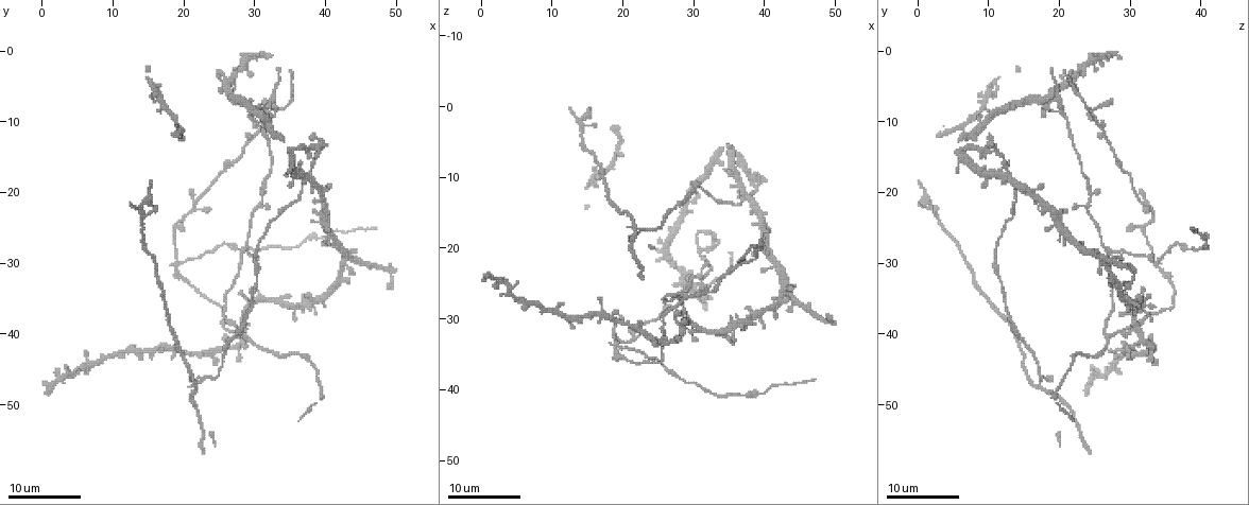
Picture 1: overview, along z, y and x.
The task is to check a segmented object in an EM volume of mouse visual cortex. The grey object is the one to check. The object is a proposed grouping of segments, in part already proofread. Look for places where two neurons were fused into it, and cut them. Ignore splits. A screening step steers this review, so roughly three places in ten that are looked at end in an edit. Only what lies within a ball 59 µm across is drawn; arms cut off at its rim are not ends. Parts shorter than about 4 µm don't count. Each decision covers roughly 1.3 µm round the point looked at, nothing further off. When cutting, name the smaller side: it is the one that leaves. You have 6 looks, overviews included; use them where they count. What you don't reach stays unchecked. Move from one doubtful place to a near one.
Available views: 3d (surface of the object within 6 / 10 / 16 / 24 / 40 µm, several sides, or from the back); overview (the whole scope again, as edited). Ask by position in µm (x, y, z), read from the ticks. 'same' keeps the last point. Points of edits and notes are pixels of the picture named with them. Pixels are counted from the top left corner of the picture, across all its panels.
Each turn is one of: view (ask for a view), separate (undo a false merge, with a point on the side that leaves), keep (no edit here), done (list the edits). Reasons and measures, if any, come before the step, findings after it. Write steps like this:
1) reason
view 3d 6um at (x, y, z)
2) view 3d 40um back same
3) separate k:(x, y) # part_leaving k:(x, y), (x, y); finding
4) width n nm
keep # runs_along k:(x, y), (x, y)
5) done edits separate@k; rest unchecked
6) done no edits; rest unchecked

thin arm on a thick one
view 3d 6um at (32.5, 7.0, 20.0)

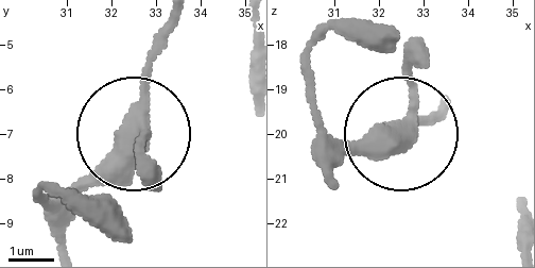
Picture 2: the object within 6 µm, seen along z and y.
keep # runs_along 2:(64, 250), (64, 215), (124, 135), (158, 36); continuous, no second neuron

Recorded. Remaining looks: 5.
small branch off a trunk
view 3d 10um at (19.5, 30.5, 34.0)

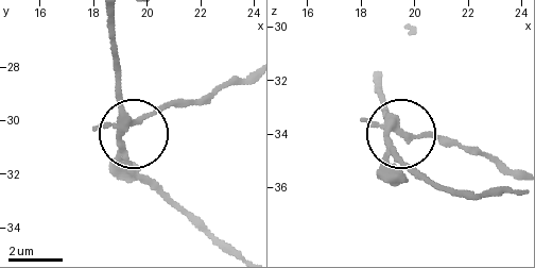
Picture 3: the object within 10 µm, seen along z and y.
arms 4
separate 3:(161, 106) # part_leaving 3:(124, 122), (211, 97), (245, 77); two neurons meet here

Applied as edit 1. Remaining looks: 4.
four-way junction
view 3d 6um at (28.5, 28.0, 27.5)

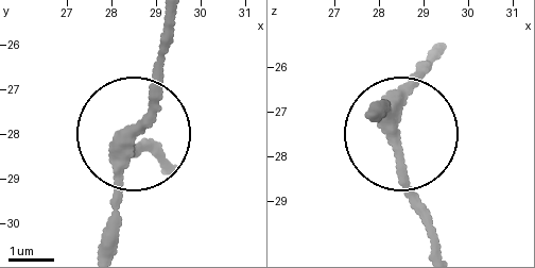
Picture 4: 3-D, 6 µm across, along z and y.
width 300 nm
keep # runs_along 4:(368, 112), (399, 123), (402, 180), (433, 245); all the same neuron

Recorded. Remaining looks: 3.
done edits separate@3; rest unchecked

